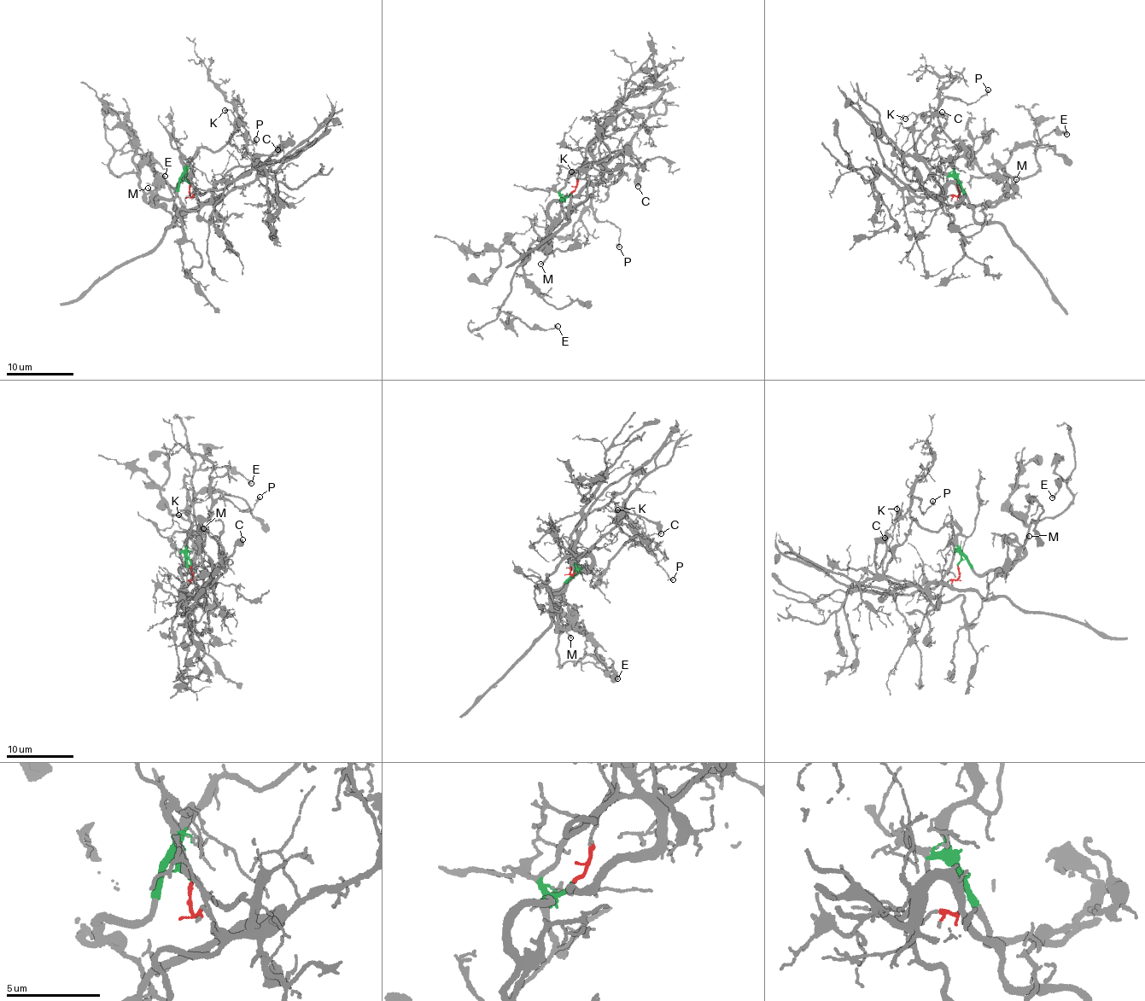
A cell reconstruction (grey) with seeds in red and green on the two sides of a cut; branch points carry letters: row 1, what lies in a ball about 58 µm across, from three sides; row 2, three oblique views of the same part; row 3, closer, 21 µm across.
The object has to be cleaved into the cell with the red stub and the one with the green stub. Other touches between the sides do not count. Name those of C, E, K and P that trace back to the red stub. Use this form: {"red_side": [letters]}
{"red_side": ["C"]}

